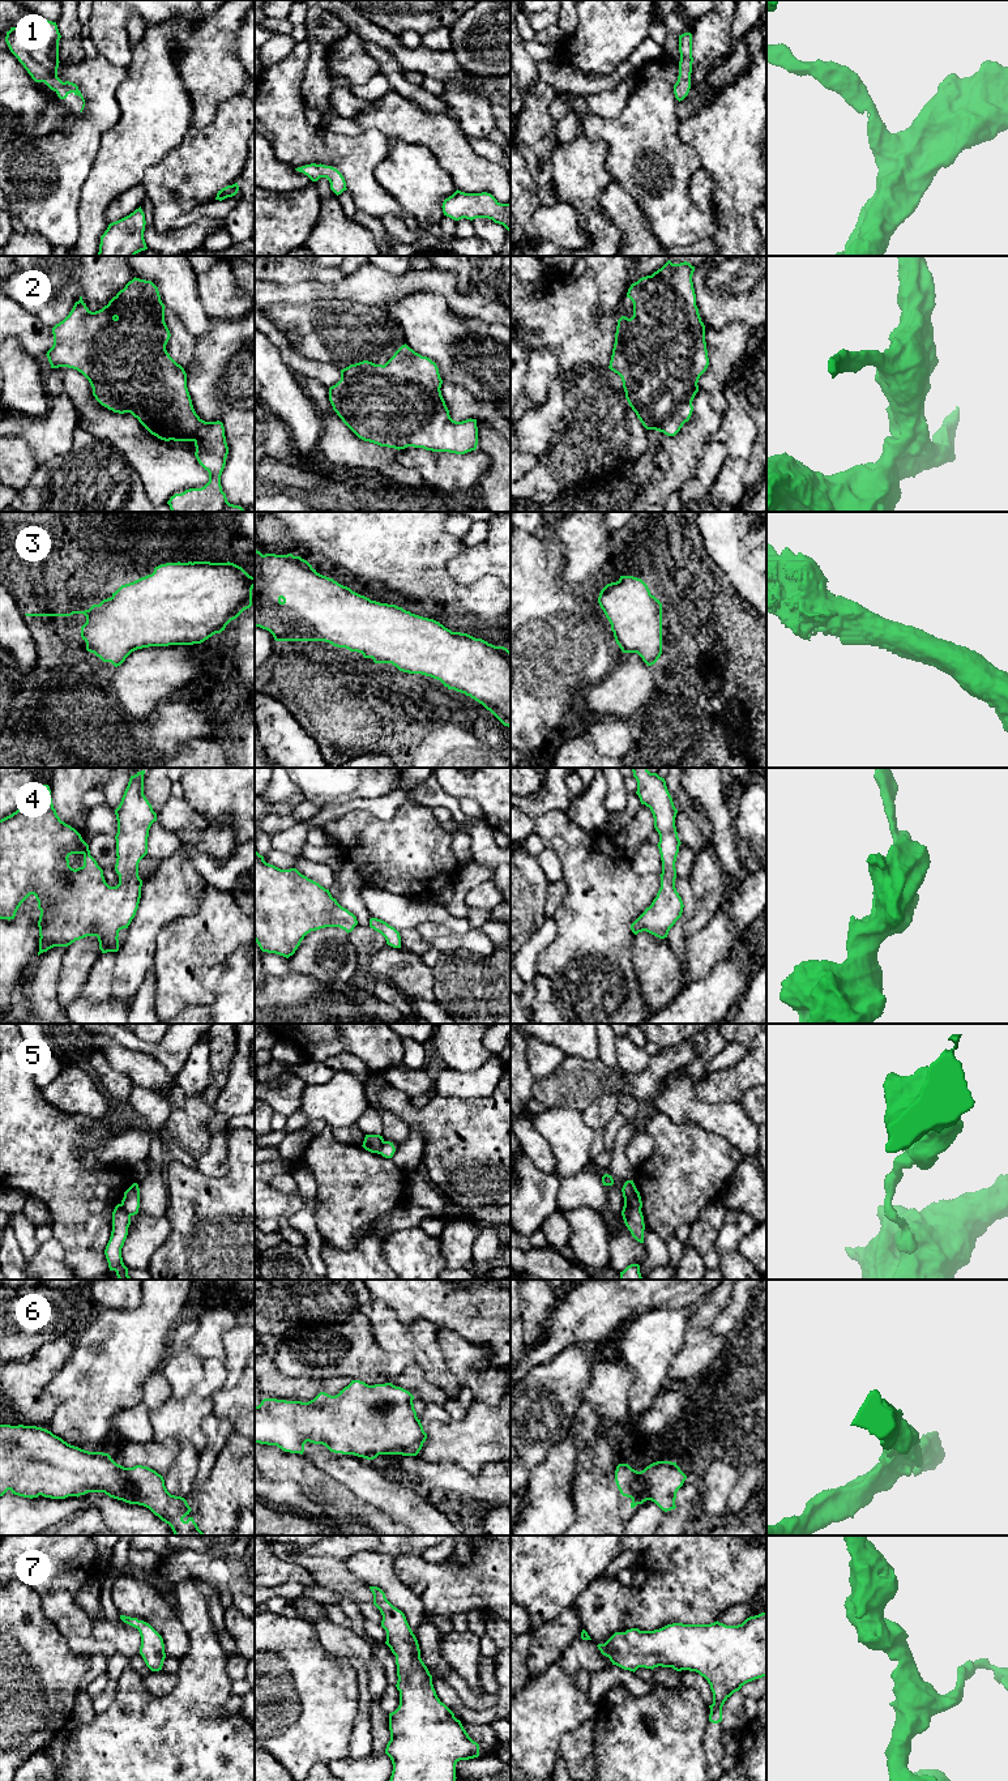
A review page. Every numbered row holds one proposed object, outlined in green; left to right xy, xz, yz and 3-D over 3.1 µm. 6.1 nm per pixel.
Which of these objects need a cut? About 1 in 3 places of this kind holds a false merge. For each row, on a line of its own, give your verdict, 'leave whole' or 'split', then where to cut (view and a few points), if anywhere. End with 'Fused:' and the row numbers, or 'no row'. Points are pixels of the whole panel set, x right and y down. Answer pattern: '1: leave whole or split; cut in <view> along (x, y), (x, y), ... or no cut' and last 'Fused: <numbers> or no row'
1: leave whole; no cut
2: leave whole; no cut
3: leave whole; no cut
4: leave whole; no cut
5: split; cut in yz along (624, 1201), (640, 1211)
6: leave whole; no cut
7: leave whole; no cut
Fused: 5

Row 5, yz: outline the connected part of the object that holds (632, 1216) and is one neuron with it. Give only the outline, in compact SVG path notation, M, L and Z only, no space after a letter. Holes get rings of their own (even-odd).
M624 1203L622 1216L632 1237L637 1242L644 1243L645 1223L642 1212L637 1206Z

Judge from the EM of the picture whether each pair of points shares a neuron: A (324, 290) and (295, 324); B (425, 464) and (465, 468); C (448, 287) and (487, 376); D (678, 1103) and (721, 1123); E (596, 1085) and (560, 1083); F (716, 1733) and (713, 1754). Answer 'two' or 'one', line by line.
A: two
B: one
C: two
D: one
E: one
F: one

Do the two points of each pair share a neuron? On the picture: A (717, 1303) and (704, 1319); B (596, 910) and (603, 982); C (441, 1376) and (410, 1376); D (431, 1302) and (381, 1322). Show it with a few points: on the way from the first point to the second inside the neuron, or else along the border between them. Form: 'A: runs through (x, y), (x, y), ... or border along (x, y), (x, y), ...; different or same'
A: runs through (713, 1307), (705, 1315); same
B: runs through (596, 929), (596, 964); same
C: border along (413, 1362), (428, 1382), (448, 1396); different
D: border along (372, 1298), (385, 1302), (404, 1323), (427, 1320); different

